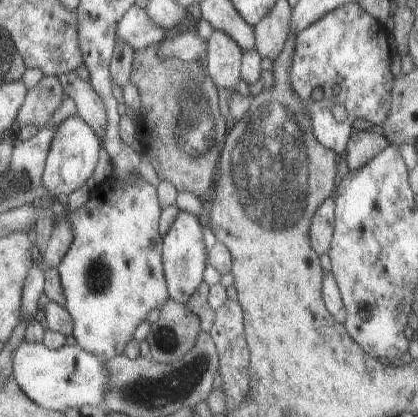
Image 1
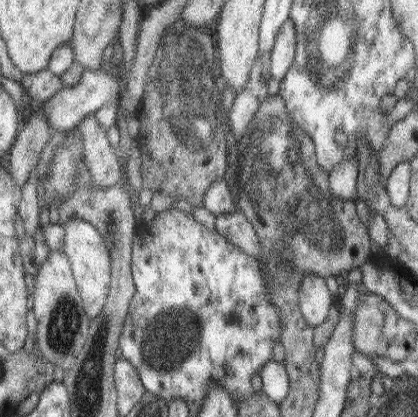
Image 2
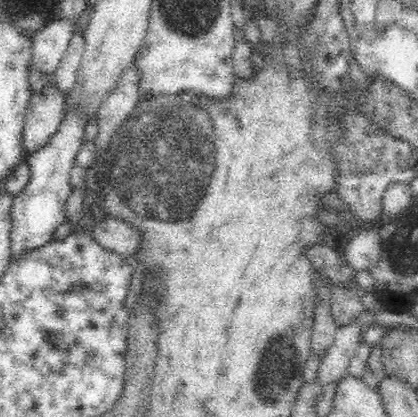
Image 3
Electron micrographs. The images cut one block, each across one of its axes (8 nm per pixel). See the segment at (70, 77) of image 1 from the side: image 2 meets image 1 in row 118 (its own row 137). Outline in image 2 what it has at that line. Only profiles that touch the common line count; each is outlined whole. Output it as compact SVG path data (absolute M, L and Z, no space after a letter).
M87 116L87 120L79 126L83 130L85 136L85 144L87 144L87 164L93 172L95 182L99 182L99 186L103 190L113 188L115 184L121 182L123 172L119 170L117 164L117 148L111 142L109 136L109 128L101 124L99 118L95 116Z

